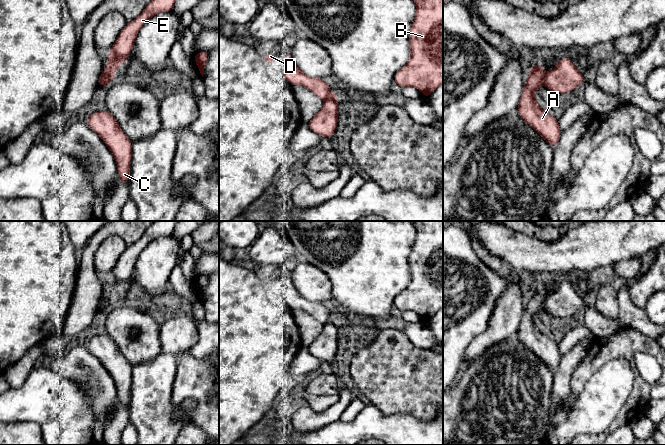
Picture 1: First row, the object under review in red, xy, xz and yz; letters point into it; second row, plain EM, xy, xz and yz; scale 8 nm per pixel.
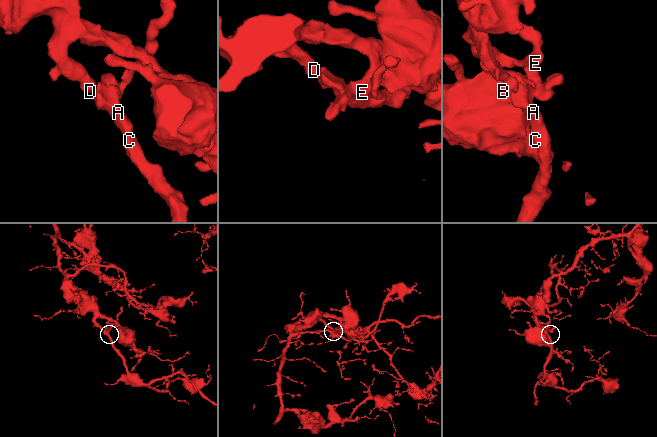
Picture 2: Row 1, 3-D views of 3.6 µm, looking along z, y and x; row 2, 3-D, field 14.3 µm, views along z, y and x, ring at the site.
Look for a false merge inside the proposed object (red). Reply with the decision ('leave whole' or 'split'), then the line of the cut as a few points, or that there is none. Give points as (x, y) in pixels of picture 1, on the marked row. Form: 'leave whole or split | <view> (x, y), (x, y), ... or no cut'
leave whole | no cut

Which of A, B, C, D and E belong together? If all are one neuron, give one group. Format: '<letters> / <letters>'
A B C D E

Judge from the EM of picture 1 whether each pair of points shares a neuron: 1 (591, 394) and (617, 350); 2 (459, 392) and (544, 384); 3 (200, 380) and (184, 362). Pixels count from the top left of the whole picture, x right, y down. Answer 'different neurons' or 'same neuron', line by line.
1: different neurons
2: same neuron
3: same neuron

